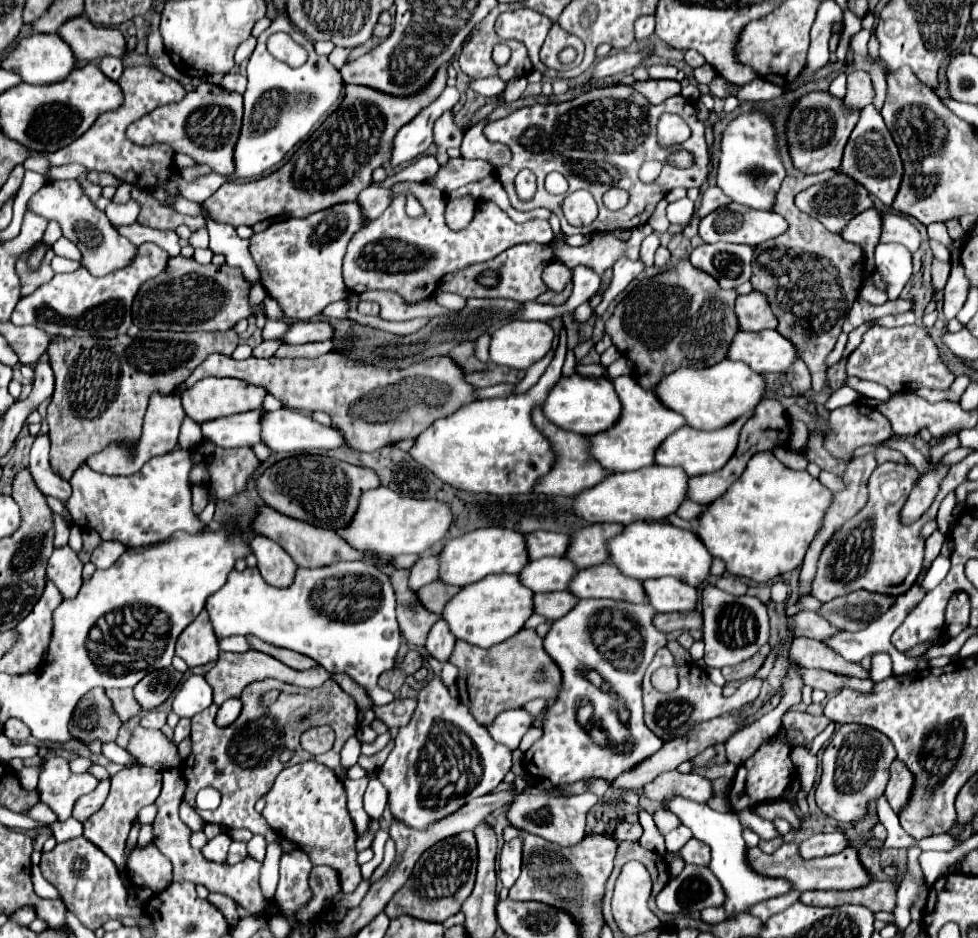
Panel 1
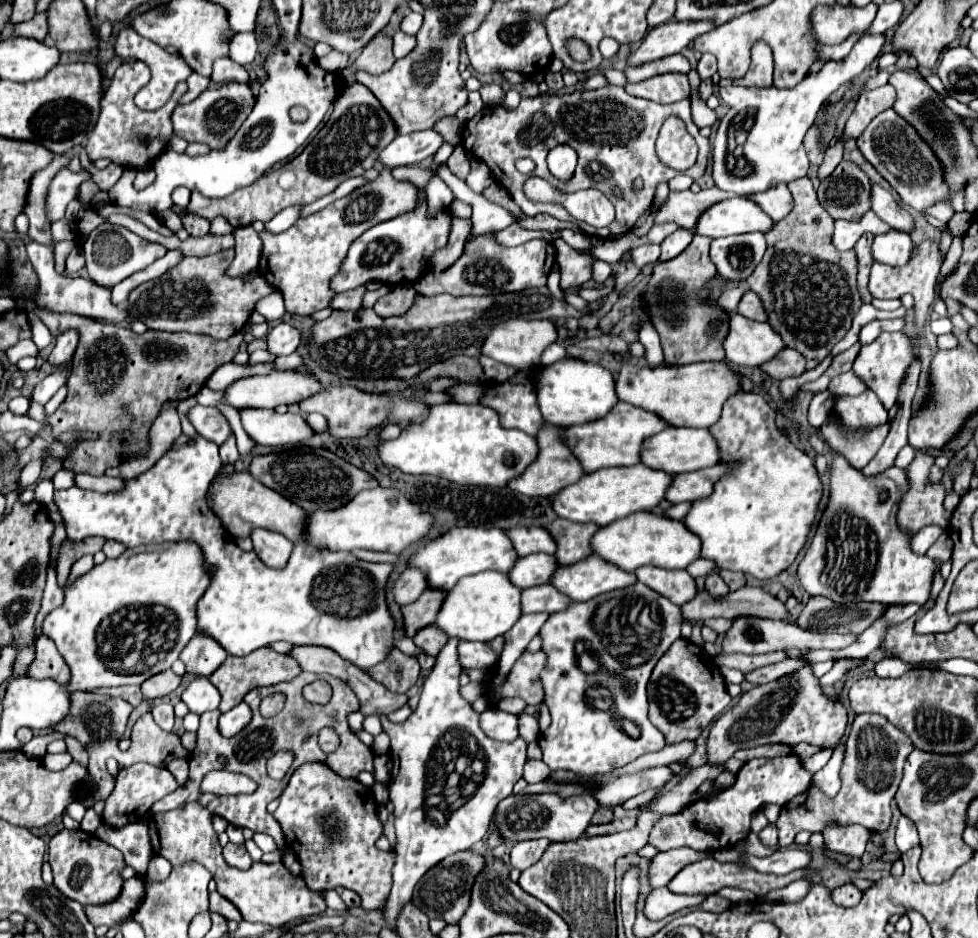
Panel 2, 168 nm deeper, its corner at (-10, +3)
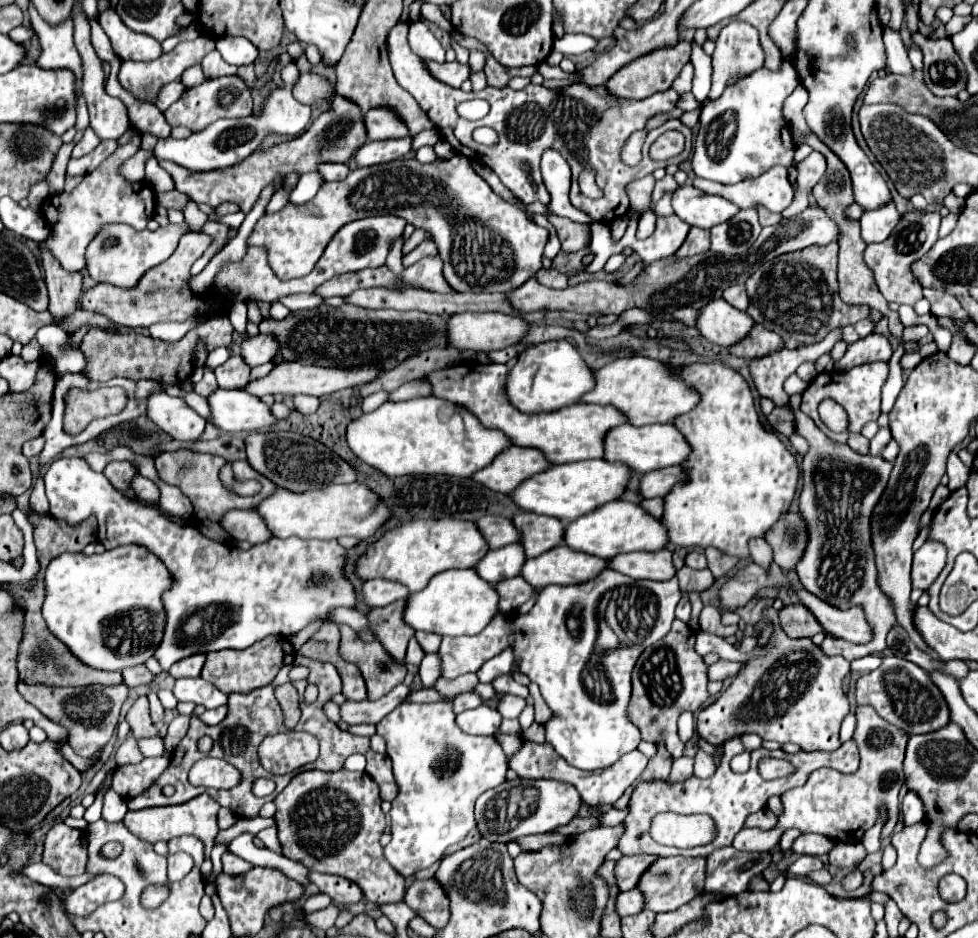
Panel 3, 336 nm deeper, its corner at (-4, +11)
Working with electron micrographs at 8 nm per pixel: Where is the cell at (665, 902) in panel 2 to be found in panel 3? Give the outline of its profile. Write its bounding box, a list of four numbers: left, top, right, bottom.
[616,889,646,917]

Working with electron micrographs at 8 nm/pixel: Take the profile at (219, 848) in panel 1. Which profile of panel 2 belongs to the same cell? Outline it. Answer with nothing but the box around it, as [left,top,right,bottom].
[222,843,252,869]

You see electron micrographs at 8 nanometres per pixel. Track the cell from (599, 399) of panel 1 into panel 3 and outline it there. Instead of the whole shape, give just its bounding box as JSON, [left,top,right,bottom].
[506,339,594,413]

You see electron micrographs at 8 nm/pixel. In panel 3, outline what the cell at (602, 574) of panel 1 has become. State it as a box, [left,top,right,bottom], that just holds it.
[522,545,608,589]

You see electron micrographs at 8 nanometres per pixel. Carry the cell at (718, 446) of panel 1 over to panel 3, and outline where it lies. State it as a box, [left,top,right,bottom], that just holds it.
[604,423,690,473]

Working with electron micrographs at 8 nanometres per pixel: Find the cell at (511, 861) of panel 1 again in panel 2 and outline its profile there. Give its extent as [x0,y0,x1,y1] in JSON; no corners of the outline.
[510,839,550,871]

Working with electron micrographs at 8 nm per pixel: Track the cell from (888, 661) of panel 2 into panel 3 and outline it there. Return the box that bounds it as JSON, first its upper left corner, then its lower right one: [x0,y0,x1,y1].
[852,655,882,673]

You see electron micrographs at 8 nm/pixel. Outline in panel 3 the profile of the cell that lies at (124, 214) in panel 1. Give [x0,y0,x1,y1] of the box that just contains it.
[154,63,310,171]

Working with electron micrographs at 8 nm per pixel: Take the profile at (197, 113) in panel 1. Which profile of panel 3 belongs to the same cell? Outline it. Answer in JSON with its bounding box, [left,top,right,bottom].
[164,75,252,131]

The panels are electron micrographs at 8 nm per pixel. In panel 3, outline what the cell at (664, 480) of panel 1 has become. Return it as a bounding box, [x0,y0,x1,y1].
[512,459,630,525]

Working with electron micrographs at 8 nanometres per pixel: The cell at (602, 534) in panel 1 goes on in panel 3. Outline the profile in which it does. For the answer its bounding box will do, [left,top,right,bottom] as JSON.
[512,513,564,557]

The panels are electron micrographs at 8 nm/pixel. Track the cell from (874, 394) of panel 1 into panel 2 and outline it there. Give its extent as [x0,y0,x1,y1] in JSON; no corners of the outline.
[828,371,866,395]

